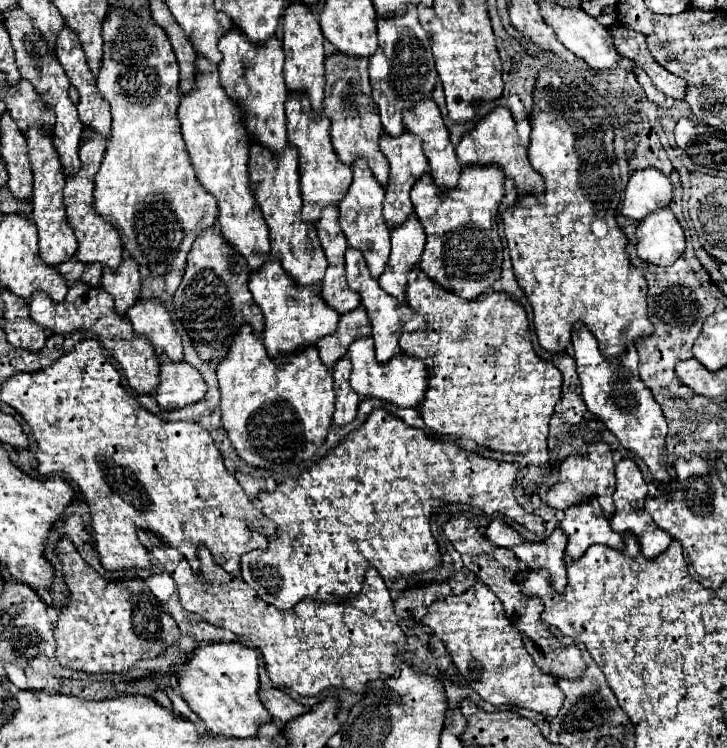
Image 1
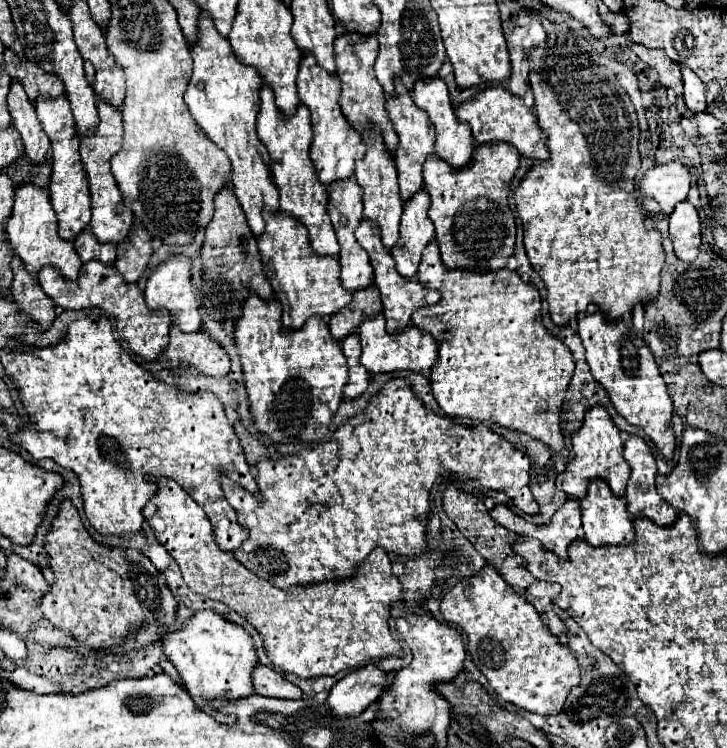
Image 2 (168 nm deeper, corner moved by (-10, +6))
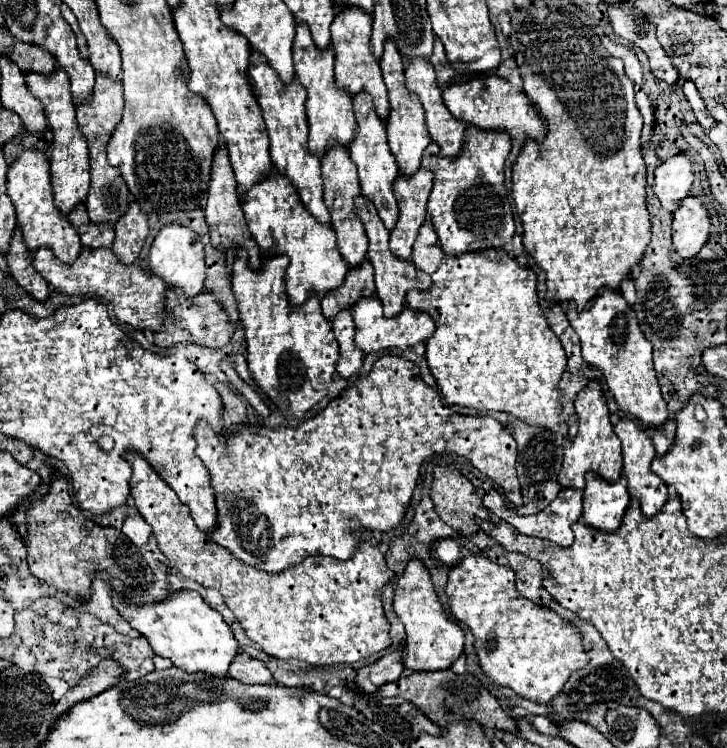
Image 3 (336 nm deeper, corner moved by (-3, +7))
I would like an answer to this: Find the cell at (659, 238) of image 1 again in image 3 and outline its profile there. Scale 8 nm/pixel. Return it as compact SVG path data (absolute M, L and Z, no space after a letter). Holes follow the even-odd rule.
M687 197L673 213L675 251L689 259L701 251L711 237L711 215L697 197Z

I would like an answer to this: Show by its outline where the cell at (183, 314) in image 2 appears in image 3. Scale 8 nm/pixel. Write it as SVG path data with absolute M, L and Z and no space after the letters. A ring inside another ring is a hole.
M169 223L169 225L161 227L161 231L157 233L157 237L151 245L149 261L151 261L151 273L165 279L167 285L183 289L187 297L197 295L203 289L205 269L207 269L205 267L205 249L203 249L199 235L193 229L189 229L181 223Z

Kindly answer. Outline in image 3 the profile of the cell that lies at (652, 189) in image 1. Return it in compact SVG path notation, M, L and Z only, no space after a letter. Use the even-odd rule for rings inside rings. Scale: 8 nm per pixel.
M675 155L655 169L653 191L667 211L675 211L683 197L689 197L693 185L693 167L685 155Z

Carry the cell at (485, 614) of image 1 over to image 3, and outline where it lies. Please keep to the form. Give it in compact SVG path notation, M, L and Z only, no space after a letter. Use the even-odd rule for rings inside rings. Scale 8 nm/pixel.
M467 555L451 569L445 591L449 595L453 615L463 621L475 635L475 649L485 675L497 685L511 687L517 695L535 703L549 703L563 689L569 675L587 665L589 657L583 649L579 629L559 613L527 601L525 597L519 597L515 589L515 573L511 567L497 565L483 555Z

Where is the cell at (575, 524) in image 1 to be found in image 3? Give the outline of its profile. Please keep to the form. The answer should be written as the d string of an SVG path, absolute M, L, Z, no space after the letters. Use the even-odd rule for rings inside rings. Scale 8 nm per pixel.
M587 473L585 481L587 481L587 487L583 491L583 521L599 531L615 531L621 525L623 513L631 501L627 493L627 481L623 481L621 477L615 483L607 483L597 473Z

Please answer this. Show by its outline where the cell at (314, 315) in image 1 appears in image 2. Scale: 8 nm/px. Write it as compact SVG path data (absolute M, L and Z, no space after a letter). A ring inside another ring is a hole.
M278 212L266 214L266 232L258 238L262 270L270 280L276 300L282 304L282 324L288 330L298 330L310 316L328 320L338 310L350 304L352 294L340 286L338 258L320 258L310 250L308 230L292 216Z

